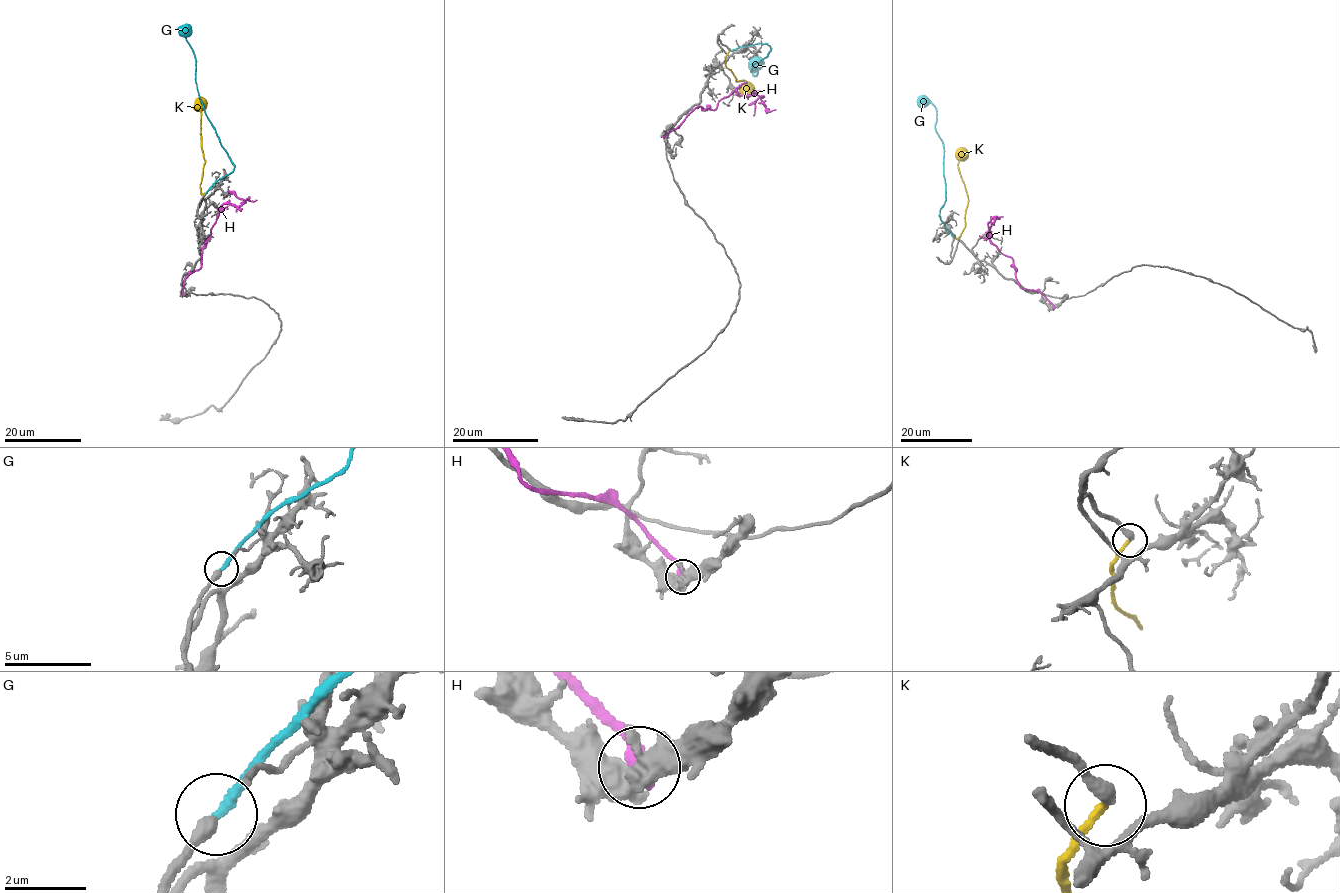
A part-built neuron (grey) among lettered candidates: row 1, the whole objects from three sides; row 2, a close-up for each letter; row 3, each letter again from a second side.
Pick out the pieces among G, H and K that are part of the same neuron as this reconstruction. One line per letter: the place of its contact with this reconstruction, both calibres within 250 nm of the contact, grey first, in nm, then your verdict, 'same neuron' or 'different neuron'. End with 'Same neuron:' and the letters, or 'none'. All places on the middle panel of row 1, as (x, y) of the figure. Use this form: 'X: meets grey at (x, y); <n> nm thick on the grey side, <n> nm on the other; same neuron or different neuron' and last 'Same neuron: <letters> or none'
G: meets grey at (730, 51); 240 nm thick on the grey side, 240 nm on the other; same neuron
H: meets grey at (664, 137); 440 nm thick on the grey side, 360 nm on the other; different neuron
K: meets grey at (729, 51); 240 nm thick on the grey side, 200 nm on the other; different neuron
Same neuron: G

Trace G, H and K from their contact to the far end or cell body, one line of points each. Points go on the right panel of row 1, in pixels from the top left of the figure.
G: (954, 238), (939, 212), (946, 191), (944, 148), (935, 129), (935, 106), (916, 101)
H: (1053, 307), (1040, 293), (1020, 286), (1013, 260), (989, 239), (990, 220), (1003, 216)
K: (954, 238), (961, 235), (965, 225), (968, 203), (958, 167), (958, 155), (964, 147)

